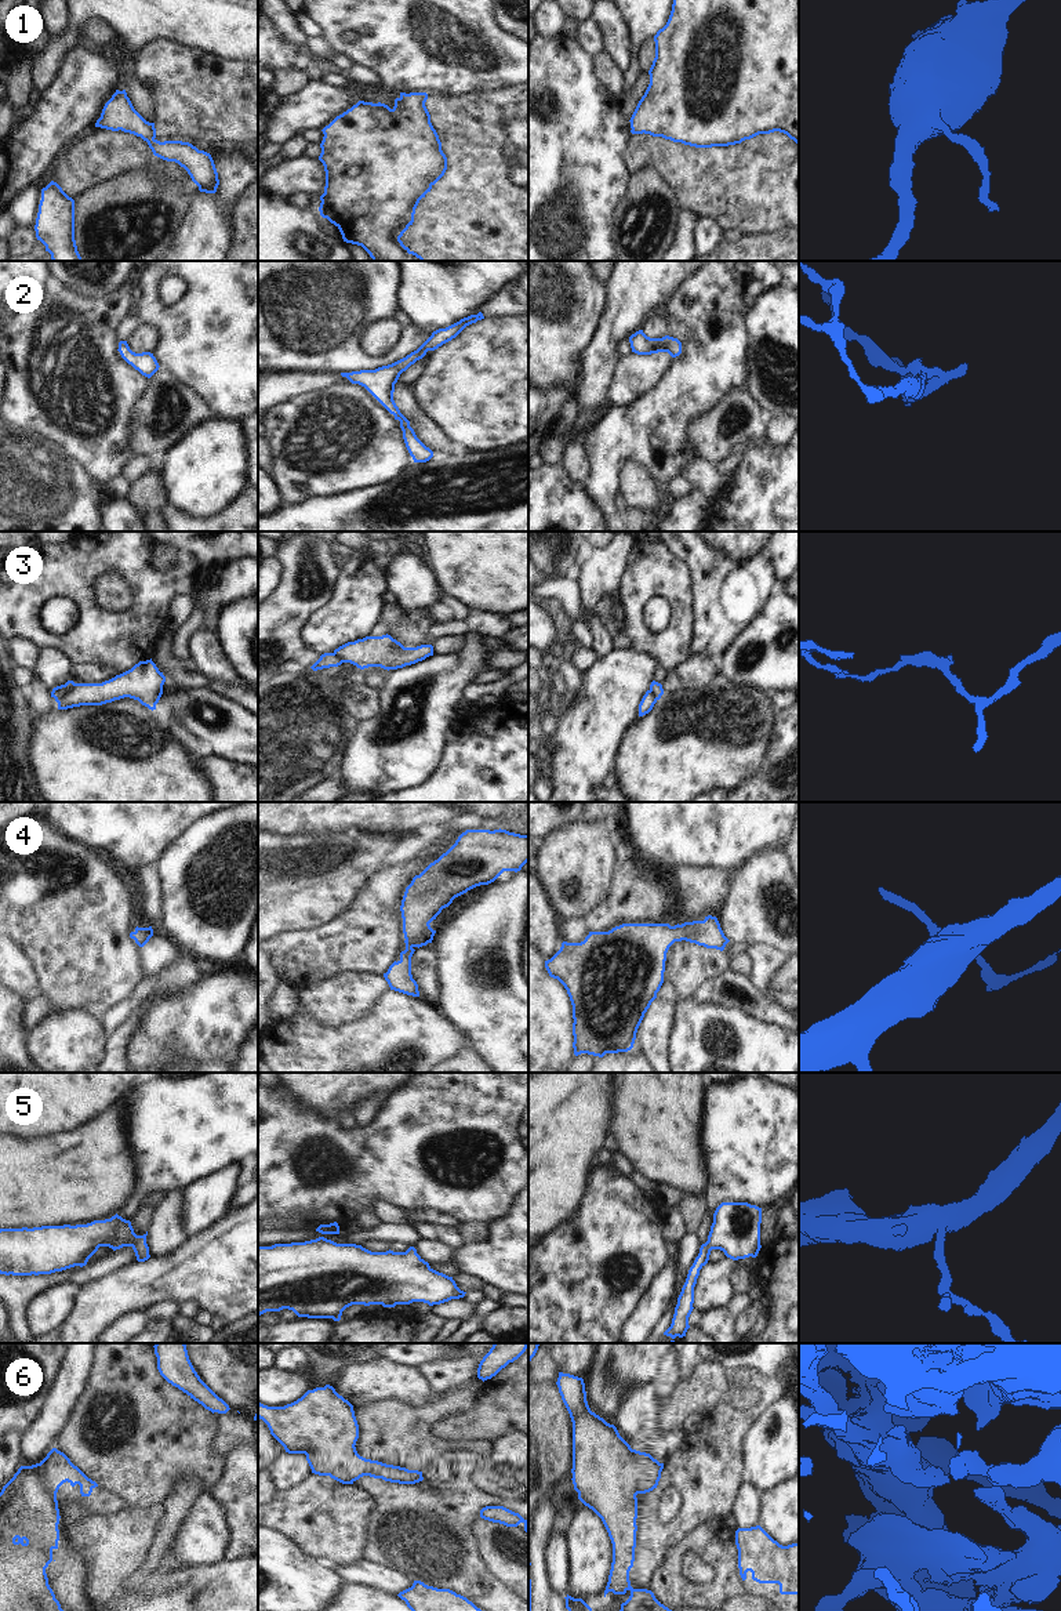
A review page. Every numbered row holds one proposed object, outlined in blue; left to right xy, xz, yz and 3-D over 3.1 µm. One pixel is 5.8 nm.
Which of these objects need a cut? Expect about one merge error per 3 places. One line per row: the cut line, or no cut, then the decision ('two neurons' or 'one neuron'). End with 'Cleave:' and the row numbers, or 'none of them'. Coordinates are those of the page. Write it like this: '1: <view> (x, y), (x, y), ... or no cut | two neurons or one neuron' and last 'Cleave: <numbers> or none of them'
1: no cut | one neuron
2: no cut | one neuron
3: xy (75, 684), (57, 701) | two neurons
4: no cut | one neuron
5: no cut | one neuron
6: no cut | one neuron
Cleave: 3

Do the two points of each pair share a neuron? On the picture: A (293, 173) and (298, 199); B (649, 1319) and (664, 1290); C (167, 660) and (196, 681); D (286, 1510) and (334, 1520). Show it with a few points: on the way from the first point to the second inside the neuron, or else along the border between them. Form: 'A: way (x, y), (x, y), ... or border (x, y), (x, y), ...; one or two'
A: border (319, 196), (297, 192), (286, 198); two
B: way (649, 1312), (658, 1296); one
C: way (173, 667), (185, 679), (189, 679); one
D: way (298, 1513), (322, 1516); one

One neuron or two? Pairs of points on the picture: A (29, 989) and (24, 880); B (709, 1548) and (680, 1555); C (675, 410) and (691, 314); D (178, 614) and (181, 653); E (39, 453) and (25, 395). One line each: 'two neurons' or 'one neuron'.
A: two neurons
B: one neuron
C: one neuron
D: two neurons
E: two neurons

